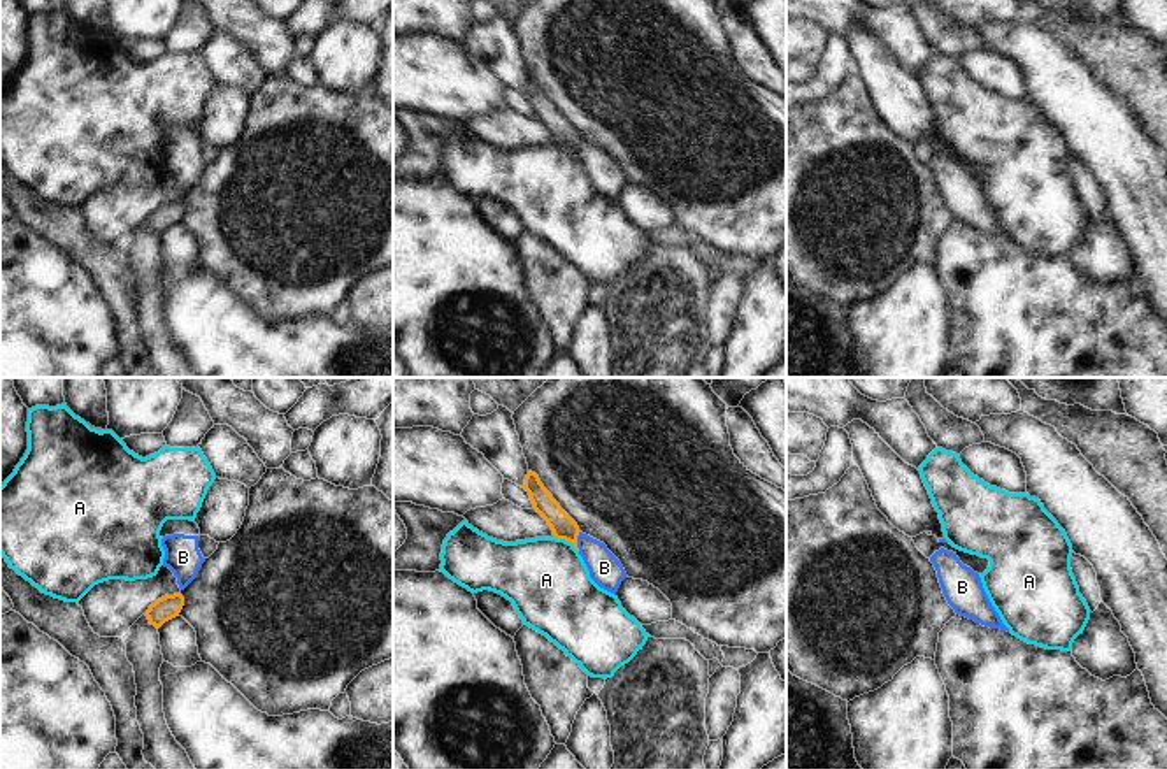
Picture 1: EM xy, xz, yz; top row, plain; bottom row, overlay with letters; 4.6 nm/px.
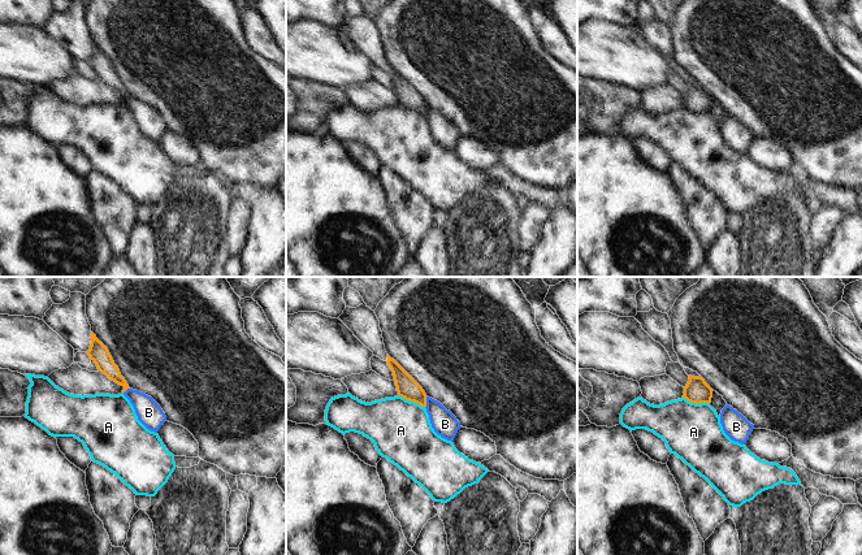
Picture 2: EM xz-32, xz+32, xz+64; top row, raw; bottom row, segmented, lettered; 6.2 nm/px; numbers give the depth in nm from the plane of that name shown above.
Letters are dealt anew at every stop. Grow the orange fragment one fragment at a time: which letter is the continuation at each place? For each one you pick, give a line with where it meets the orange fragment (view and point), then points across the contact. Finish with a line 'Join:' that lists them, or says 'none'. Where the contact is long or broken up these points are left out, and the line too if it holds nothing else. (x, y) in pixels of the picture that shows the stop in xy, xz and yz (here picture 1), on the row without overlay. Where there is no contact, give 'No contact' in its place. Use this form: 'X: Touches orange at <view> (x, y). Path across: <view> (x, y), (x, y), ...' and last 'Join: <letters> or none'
Join: none

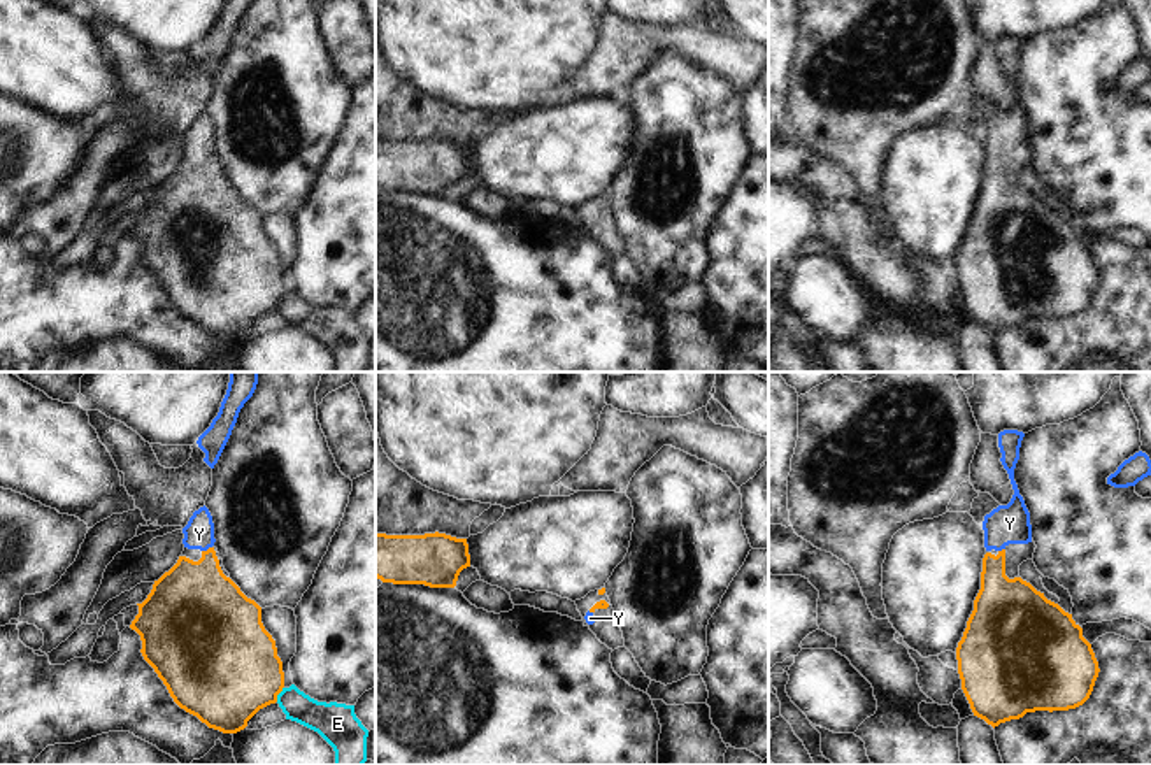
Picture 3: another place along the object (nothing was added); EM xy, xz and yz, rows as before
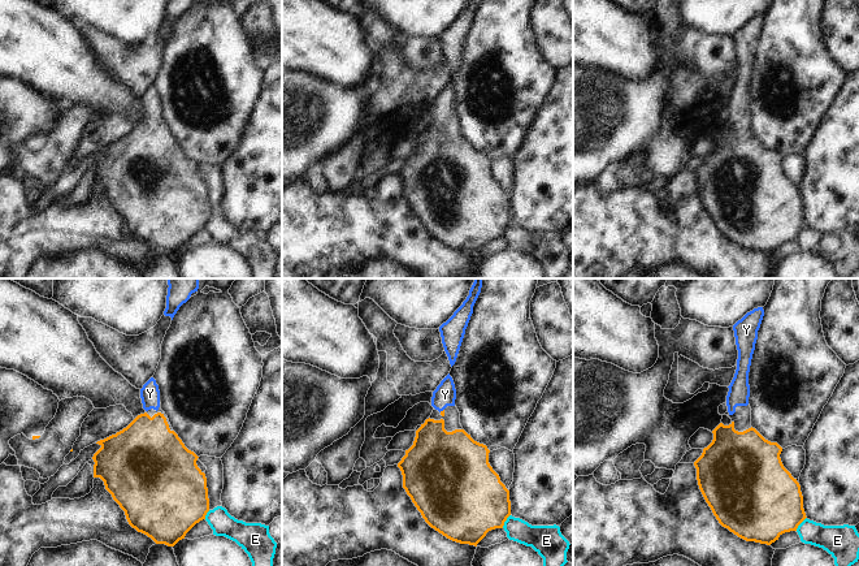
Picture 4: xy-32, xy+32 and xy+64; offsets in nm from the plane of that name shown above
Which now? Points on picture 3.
Y: Touches orange at xy (207, 157). Path across: xy (193, 209), (206, 183), (207, 157), (199, 141)
Join: Y

